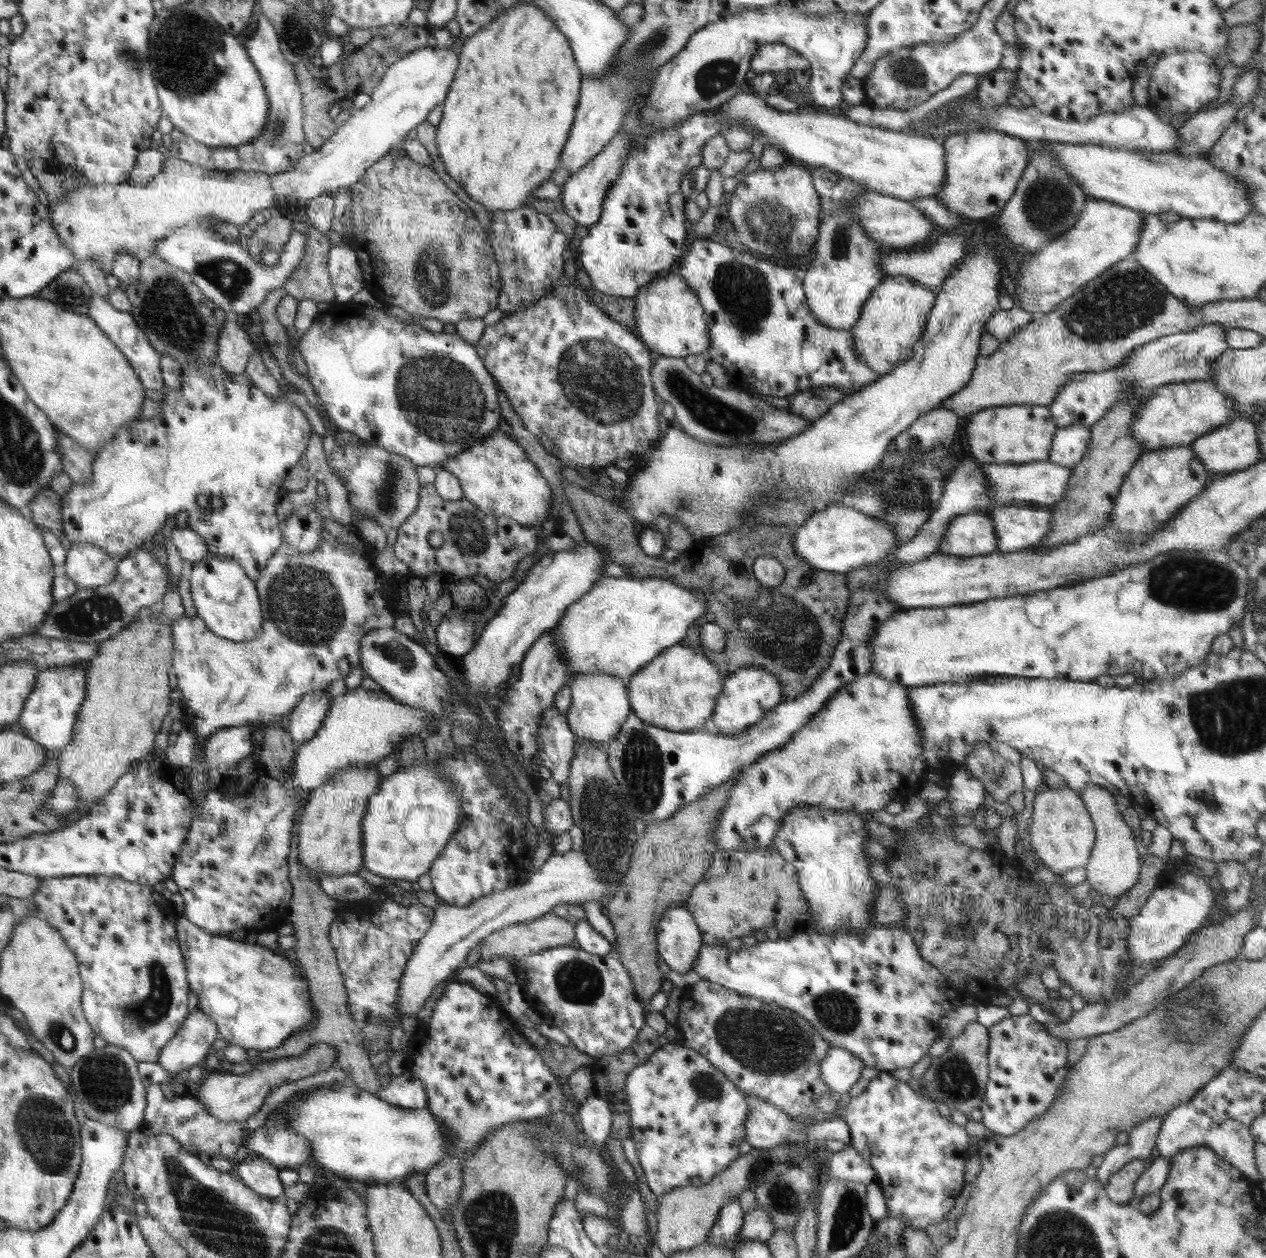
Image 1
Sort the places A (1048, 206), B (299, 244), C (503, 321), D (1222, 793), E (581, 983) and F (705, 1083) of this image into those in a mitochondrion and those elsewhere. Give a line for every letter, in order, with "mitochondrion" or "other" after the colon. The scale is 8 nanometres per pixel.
A: mitochondrion
B: other
C: other
D: other
E: mitochondrion
F: mitochondrion

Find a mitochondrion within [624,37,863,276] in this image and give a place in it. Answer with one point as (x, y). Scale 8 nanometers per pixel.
(769, 222)

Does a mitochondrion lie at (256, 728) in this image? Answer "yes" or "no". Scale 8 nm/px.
no

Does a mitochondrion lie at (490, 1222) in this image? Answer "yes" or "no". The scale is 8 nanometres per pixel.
yes

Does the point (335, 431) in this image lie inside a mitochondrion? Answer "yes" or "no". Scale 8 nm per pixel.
no

